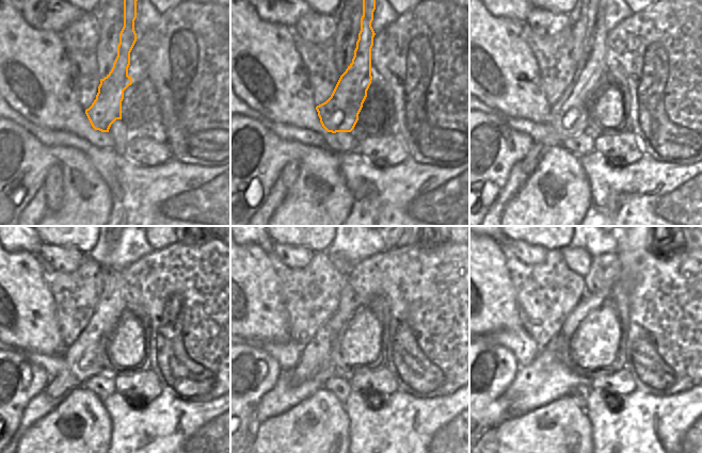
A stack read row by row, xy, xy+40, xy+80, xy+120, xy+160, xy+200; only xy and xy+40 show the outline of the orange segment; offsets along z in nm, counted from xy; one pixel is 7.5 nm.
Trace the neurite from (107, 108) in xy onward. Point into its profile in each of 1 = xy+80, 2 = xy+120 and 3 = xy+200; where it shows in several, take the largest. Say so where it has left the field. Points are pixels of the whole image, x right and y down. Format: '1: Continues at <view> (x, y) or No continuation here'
1: Continues at xy+80 (570, 118)
2: Continues at xy+120 (86, 362)
3: Continues at xy+200 (557, 345).

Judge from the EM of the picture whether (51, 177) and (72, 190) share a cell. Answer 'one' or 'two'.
two

